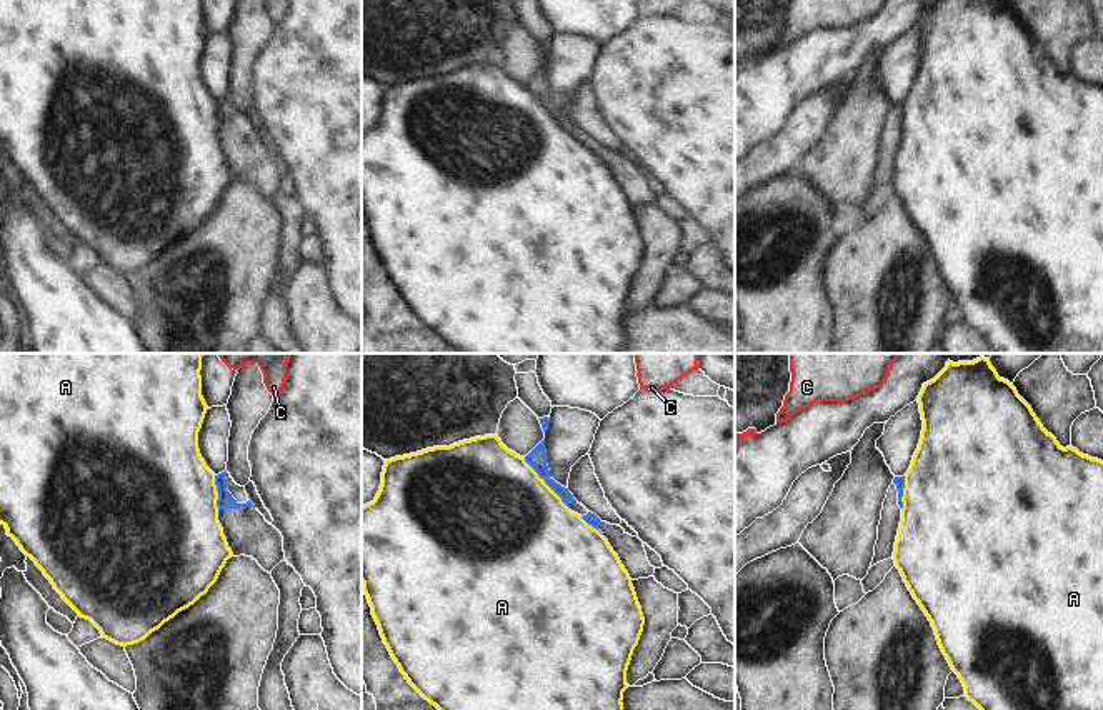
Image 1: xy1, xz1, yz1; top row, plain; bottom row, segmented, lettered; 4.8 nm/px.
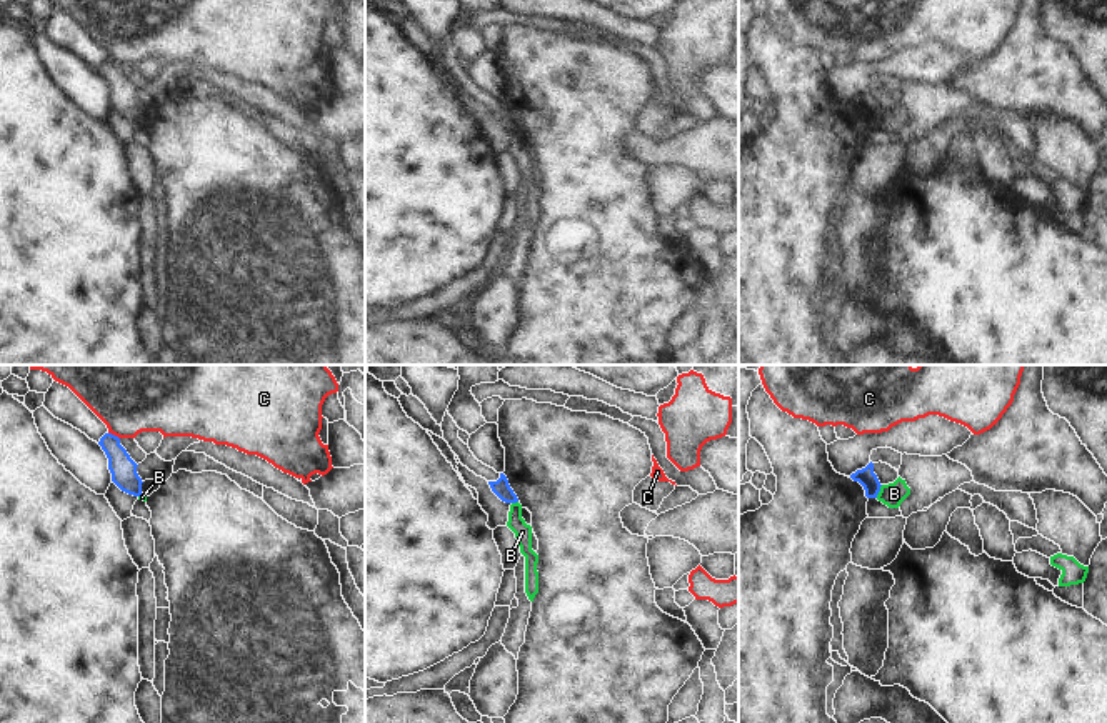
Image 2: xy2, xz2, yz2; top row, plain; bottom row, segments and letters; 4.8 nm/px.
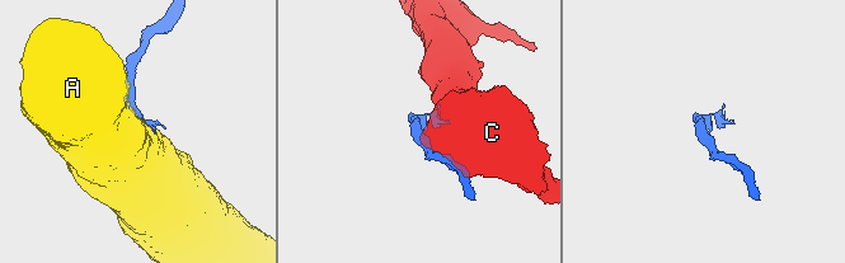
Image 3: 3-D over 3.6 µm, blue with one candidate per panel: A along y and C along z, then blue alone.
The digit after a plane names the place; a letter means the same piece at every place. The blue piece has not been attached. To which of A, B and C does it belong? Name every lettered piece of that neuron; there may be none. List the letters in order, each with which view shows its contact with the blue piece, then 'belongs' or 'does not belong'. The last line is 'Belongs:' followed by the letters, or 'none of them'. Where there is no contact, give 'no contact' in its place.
A: meets blue in xz1; does not belong
B: meets blue in yz2; does not belong
C: meets blue in xy2; does not belong
Belongs: none of them

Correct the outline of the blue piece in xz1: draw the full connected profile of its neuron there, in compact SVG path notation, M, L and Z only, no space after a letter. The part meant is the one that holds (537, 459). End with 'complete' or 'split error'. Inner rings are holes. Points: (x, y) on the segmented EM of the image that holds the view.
M545 438L525 457L525 462L538 473L540 478L545 480L545 483L571 512L578 513L588 525L596 528L608 540L631 580L653 577L655 567L650 565L643 542L638 537L628 535L618 525L601 522L595 513L578 503L568 488L561 487L550 477Z | split error

